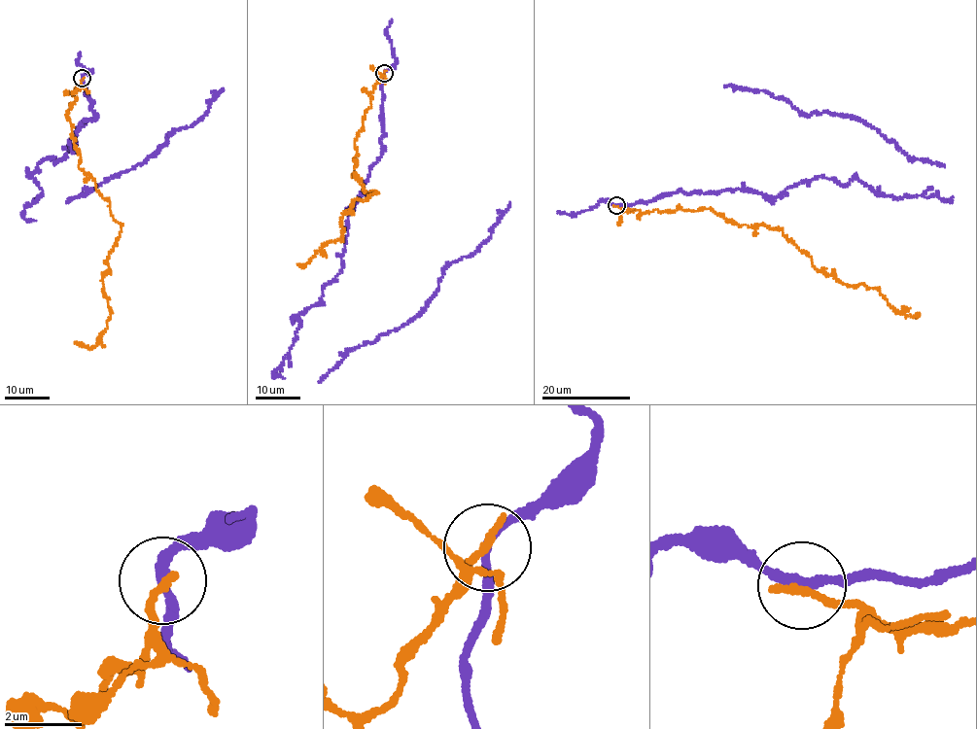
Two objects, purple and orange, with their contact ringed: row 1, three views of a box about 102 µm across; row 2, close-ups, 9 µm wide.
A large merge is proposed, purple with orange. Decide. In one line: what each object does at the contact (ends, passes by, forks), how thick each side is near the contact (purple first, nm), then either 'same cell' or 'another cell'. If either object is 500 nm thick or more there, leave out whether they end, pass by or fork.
purple passes by; orange ends there; 220 nm thick on the purple side, 240 nm on the other; another cell

